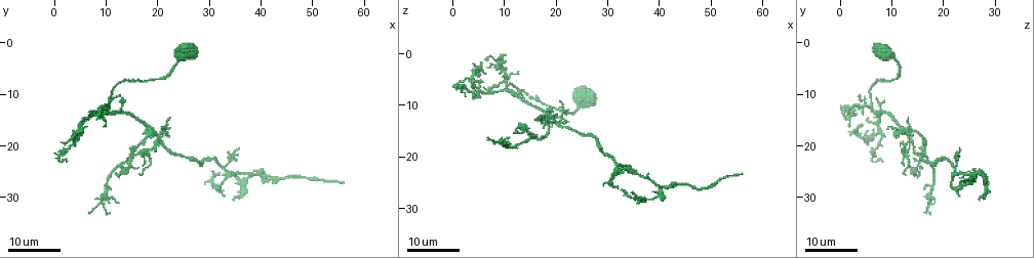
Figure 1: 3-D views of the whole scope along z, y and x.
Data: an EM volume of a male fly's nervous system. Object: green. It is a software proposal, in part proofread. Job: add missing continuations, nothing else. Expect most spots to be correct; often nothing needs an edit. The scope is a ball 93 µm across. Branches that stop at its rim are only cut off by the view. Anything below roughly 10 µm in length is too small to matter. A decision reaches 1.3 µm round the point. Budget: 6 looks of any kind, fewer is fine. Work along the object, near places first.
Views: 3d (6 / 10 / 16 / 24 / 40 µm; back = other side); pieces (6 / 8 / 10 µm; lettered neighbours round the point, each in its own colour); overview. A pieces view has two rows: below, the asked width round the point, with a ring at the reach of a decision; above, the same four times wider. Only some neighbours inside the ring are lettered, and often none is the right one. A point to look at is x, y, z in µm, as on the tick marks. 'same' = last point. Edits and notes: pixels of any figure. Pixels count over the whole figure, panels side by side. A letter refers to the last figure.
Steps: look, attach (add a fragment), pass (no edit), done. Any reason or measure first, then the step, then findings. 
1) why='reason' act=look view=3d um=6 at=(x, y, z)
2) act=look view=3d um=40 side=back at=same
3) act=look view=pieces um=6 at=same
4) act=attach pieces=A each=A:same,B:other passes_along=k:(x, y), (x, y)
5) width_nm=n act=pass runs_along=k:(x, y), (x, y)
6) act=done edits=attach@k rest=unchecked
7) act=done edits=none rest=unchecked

why='tapers out' act=look view=3d um=24 at=(6.0, 15.0, 5.5)

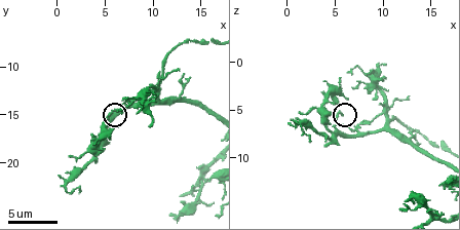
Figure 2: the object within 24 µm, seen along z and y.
act=look view=3d um=10 at=(5.6, 14.6, 5.2)

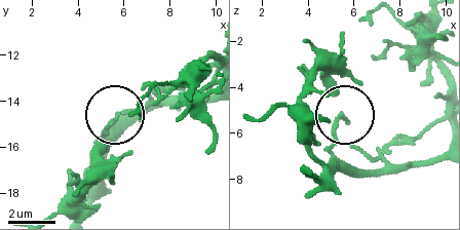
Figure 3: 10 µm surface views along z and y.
why='what lies round it' act=look view=pieces um=10 at=(5.7, 14.5, 5.5)

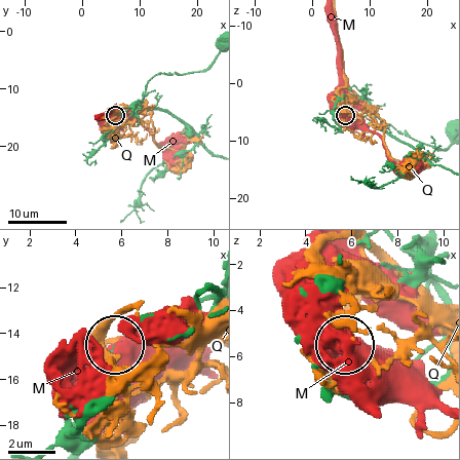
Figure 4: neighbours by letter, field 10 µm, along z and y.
act=pass each=M:other,Q:other found='none of them fits'

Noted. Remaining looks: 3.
why='tapers out' act=look view=3d um=6 at=(12.4, 10.2, 3.4)

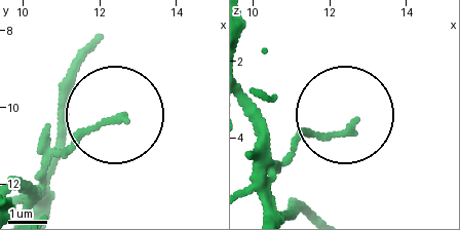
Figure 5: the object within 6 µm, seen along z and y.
act=look view=pieces um=8 at=(12.55, 10.30, 3.65)

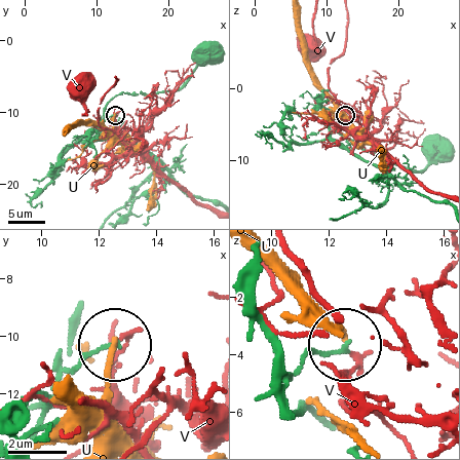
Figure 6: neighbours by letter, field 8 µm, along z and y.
width_nm=150 act=pass each=U:other,V:other found='no lettered fragment goes on from it'

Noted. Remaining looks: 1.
act=done edits=none rest=unchecked

